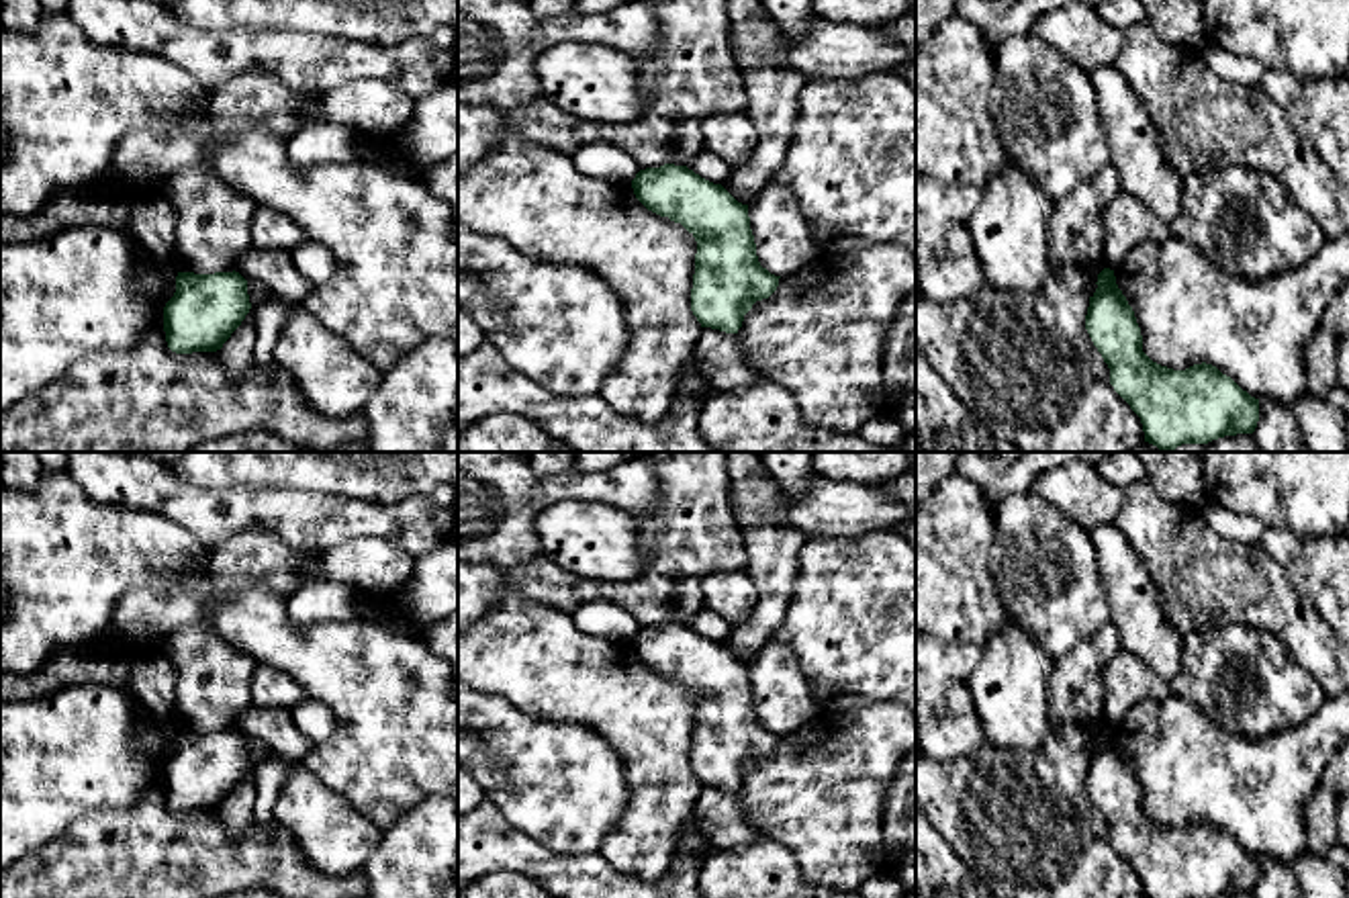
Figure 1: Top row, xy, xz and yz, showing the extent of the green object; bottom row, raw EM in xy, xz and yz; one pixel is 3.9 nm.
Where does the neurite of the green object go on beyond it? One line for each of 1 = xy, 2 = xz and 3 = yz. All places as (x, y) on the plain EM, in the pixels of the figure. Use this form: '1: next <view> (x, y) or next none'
1: next none
2: next none
3: next none

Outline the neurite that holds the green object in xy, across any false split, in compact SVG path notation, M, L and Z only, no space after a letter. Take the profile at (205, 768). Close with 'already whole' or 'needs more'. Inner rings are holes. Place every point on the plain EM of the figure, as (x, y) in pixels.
M178 730L176 751L164 765L168 806L176 812L217 810L249 771L247 738L239 730Z | already whole

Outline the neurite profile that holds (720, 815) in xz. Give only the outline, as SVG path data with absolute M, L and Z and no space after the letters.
M703 785L693 812L707 845L715 851L760 841L760 830L746 818L738 792Z

